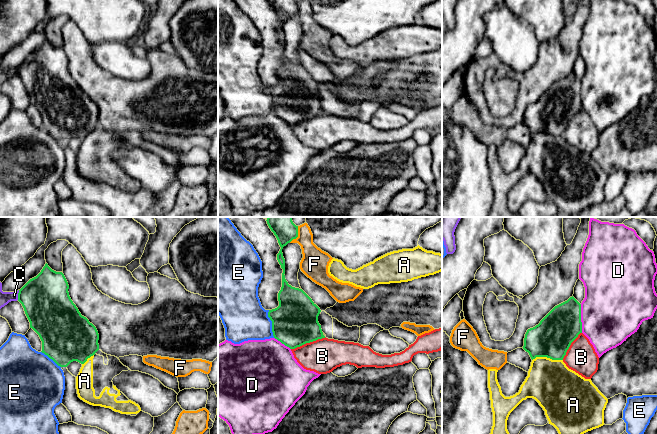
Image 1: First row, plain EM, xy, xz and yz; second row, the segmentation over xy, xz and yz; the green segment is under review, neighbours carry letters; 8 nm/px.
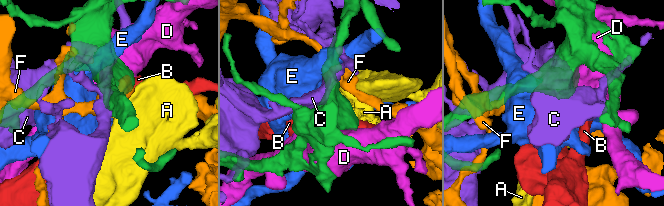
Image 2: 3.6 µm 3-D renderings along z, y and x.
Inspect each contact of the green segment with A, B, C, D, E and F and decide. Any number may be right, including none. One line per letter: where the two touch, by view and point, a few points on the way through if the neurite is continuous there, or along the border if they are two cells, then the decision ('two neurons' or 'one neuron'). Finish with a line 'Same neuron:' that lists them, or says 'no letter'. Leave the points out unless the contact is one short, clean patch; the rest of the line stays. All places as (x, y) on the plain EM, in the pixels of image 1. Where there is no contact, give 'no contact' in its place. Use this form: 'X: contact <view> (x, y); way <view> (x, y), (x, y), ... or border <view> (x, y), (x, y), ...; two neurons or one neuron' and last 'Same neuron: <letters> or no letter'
A: contact yz (547, 133); border yz (562, 135), (535, 133), (532, 136); two neurons
B: contact xz (308, 118); two neurons
C: contact xy (18, 71); two neurons
D: contact yz (580, 94); two neurons
E: contact xz (272, 100); two neurons
F: contact xz (297, 11); two neurons
Same neuron: no letter

